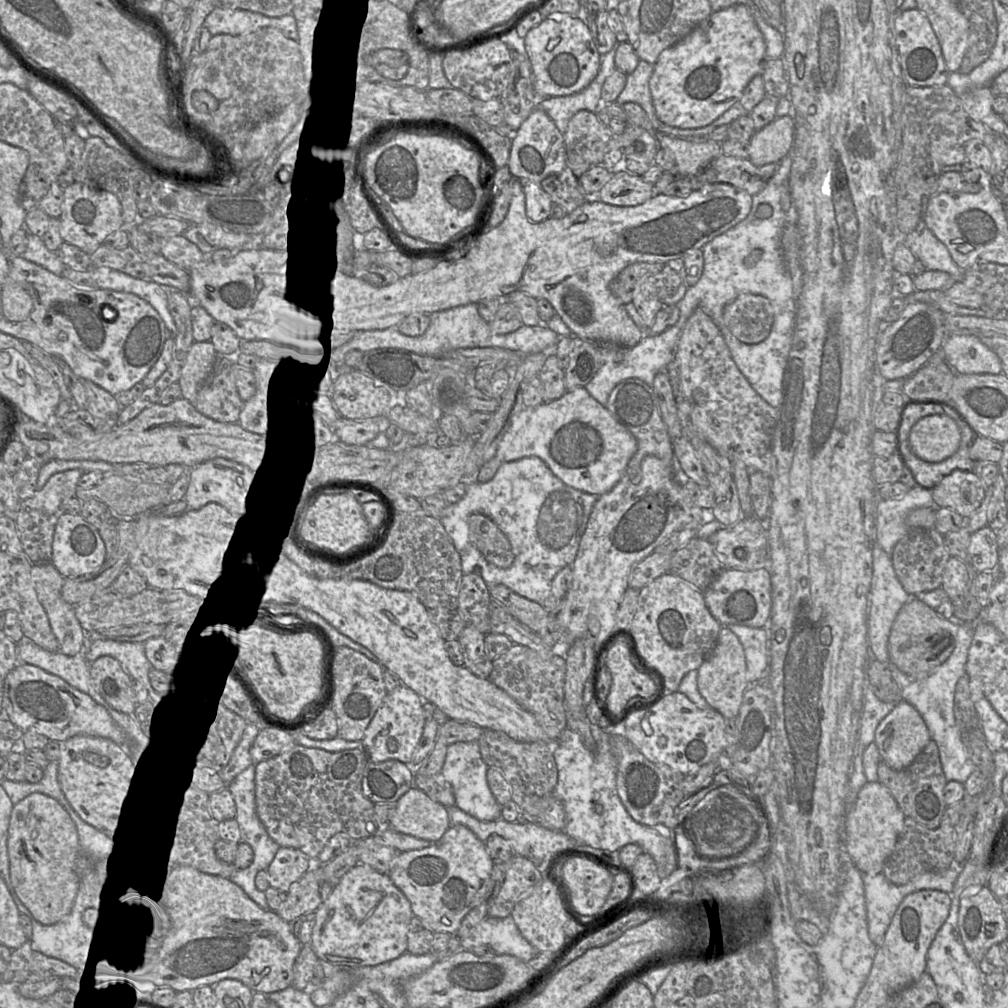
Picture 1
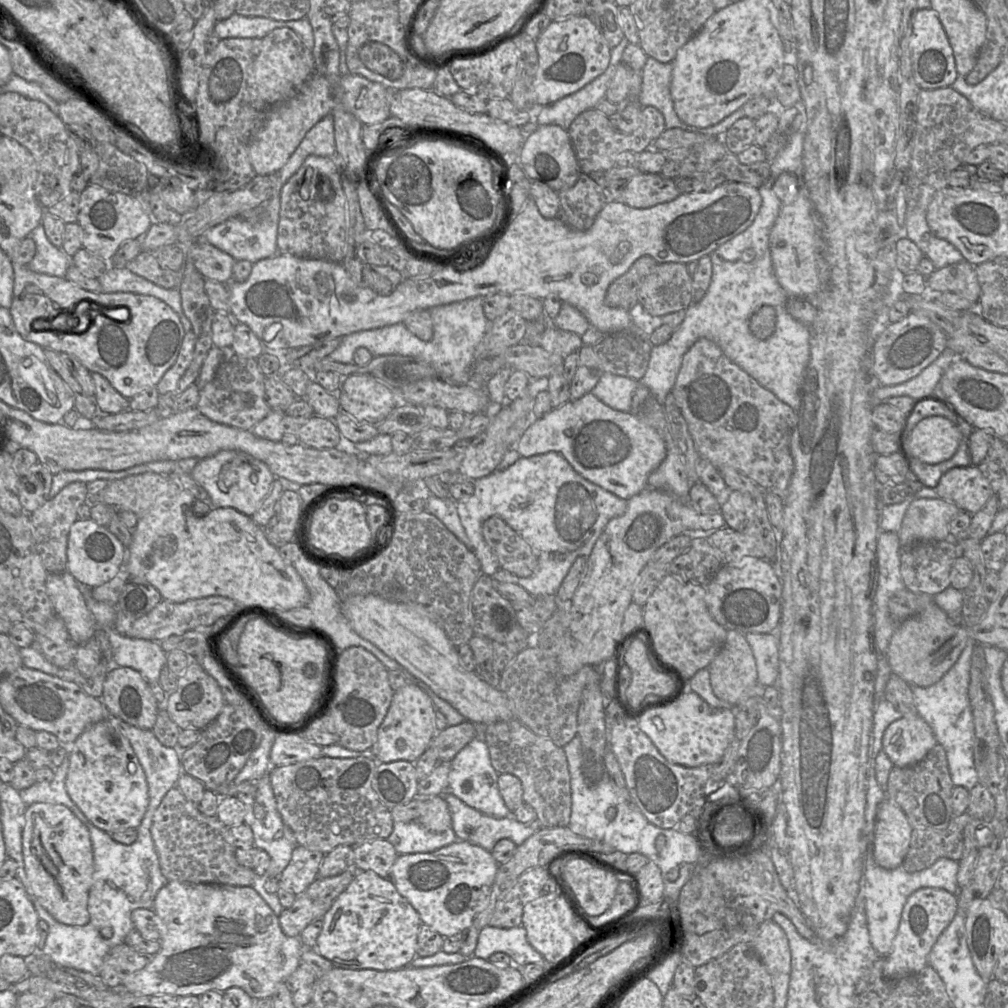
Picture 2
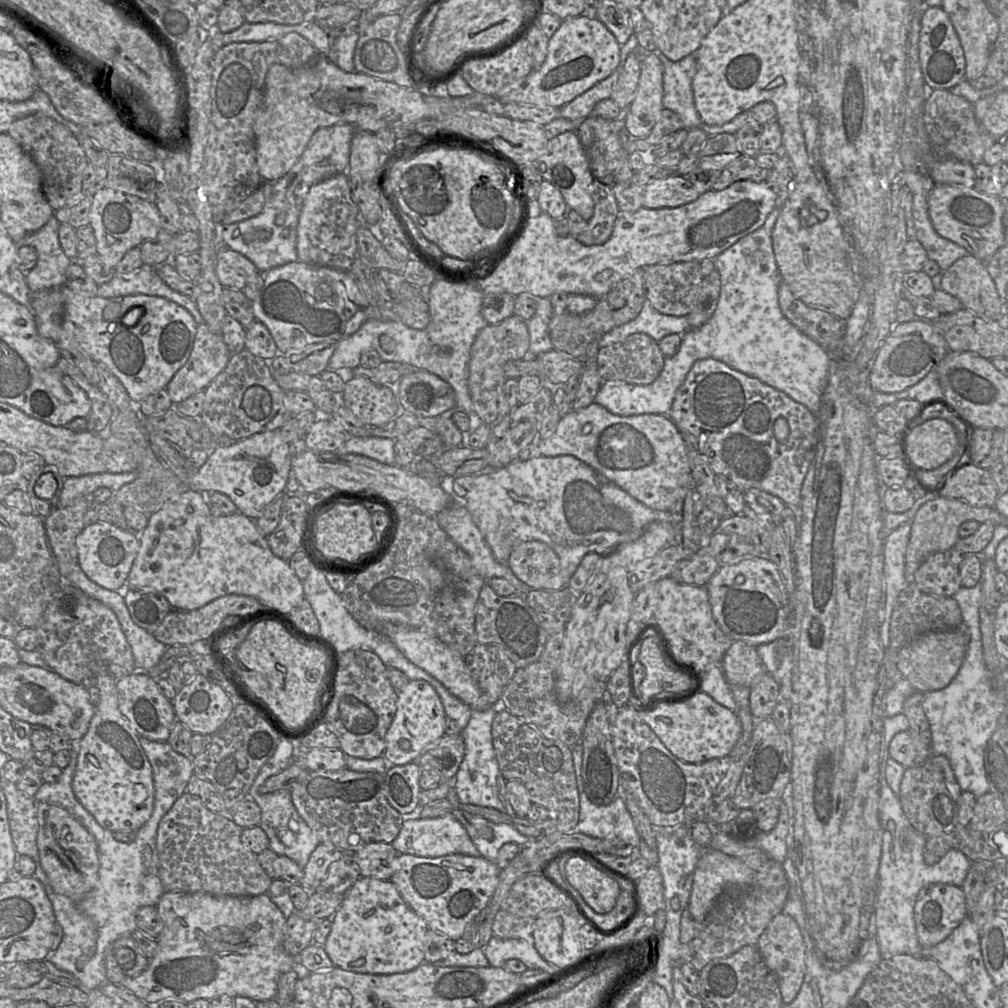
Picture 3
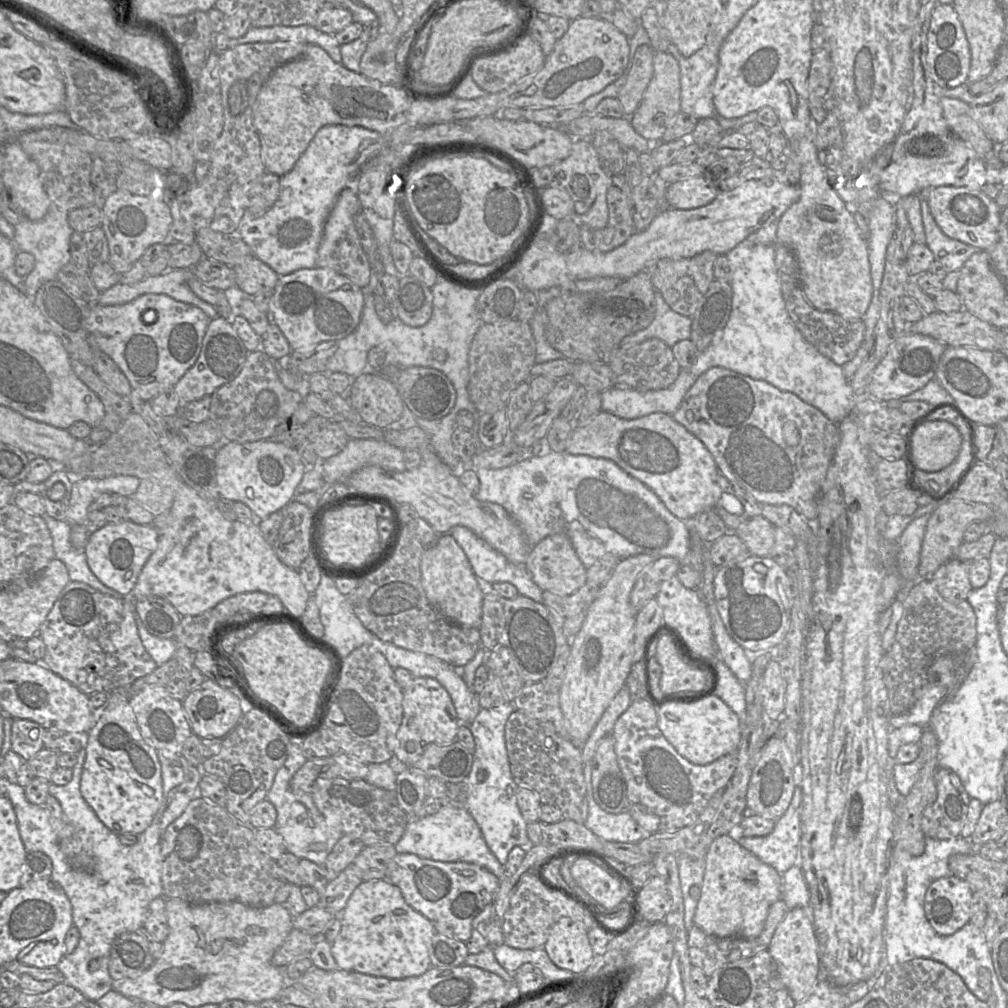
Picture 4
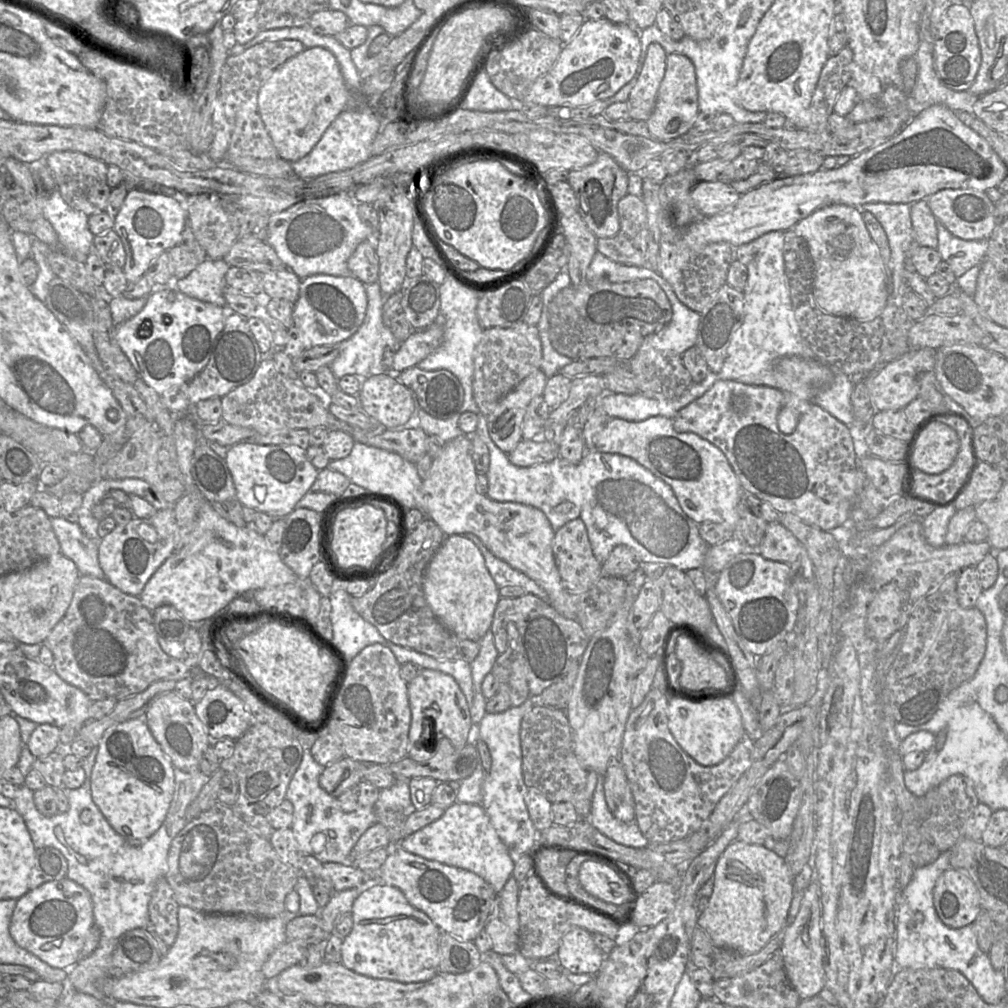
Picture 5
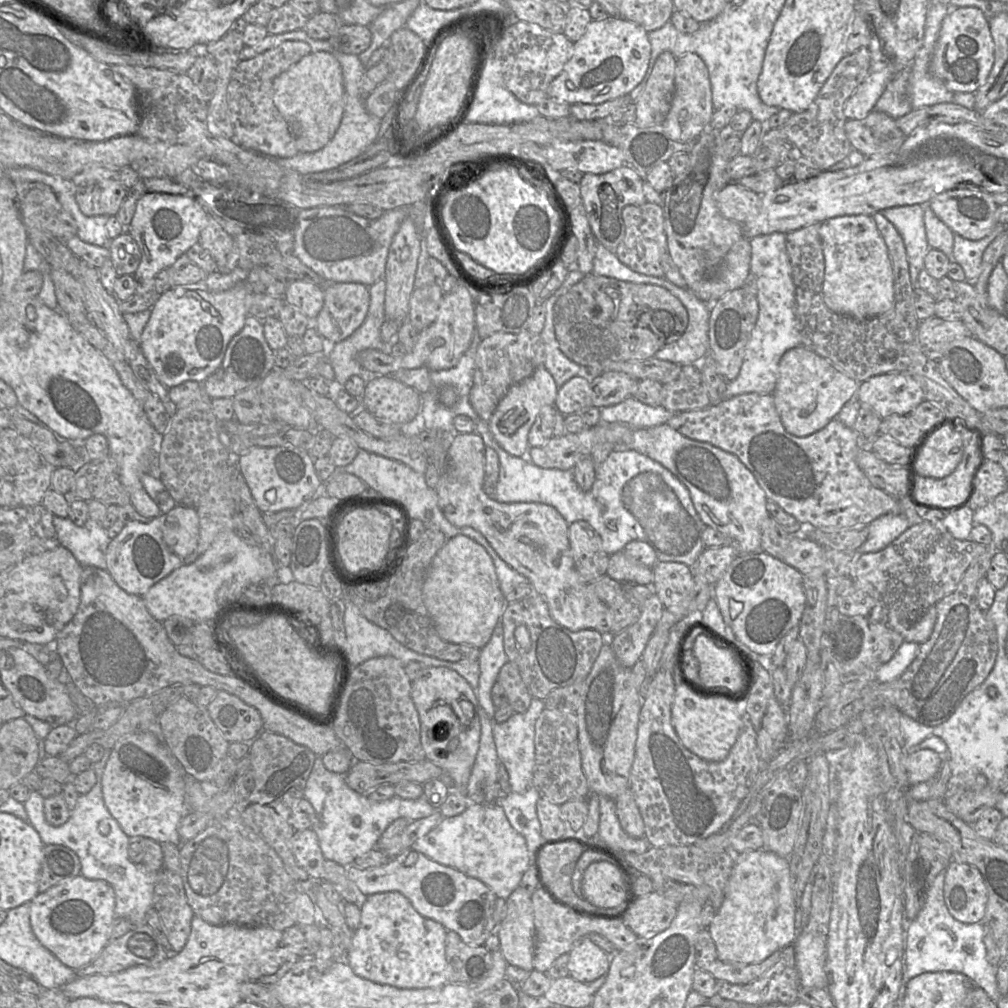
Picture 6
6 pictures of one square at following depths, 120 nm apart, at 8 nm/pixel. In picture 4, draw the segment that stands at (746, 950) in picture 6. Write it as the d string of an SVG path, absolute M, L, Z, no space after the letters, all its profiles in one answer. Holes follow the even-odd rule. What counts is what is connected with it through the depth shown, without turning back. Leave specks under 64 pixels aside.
M729 835L715 838L705 855L701 894L694 924L717 937L755 938L763 930L770 906L782 892L782 875Z

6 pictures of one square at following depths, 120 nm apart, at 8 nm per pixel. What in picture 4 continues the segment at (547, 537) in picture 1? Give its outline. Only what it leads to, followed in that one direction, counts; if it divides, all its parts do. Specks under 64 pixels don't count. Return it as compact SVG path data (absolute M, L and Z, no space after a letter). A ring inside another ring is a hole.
M551 452L500 469L475 470L480 482L474 495L477 500L501 505L519 524L532 546L547 536L566 534L586 569L607 553L620 559L638 554L654 558L674 557L682 564L689 552L690 535L686 522L675 517L650 488L611 460Z

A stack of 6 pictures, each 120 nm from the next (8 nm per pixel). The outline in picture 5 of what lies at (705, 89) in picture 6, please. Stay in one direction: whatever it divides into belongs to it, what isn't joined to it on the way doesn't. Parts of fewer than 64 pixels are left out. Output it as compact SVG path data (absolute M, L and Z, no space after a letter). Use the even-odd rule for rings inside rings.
M668 54L655 107L645 121L650 134L659 141L669 141L685 135L691 129L699 112L696 73L692 61L684 55Z

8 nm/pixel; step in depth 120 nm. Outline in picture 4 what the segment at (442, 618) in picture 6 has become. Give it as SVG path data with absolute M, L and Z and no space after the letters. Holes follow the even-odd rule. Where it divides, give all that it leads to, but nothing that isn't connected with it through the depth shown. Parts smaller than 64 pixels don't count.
M449 533L439 534L436 542L423 553L420 560L420 571L427 598L443 617L463 627L480 628L486 586L478 580L465 552Z

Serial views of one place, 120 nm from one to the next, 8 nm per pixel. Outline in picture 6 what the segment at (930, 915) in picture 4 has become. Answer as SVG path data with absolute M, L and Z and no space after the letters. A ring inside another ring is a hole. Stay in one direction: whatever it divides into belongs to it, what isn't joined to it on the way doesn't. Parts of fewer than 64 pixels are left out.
M950 861L946 868L943 895L949 913L956 920L966 924L983 920L988 891L976 866Z

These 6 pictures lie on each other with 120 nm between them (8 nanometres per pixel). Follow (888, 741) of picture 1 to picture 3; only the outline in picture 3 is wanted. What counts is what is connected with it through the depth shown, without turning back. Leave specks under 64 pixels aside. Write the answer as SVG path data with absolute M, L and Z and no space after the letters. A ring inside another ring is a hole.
M911 730L898 732L889 744L889 755L904 767L915 767L932 755L931 745L924 743Z

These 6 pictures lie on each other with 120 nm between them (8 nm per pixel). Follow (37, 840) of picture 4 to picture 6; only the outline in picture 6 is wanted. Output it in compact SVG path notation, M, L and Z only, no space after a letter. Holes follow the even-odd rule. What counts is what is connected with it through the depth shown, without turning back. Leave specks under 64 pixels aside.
M104 749L101 760L92 764L96 783L88 793L79 796L68 821L63 825L53 826L47 822L44 815L44 798L38 792L31 791L23 804L29 823L38 832L44 845L64 845L72 849L80 859L82 876L105 880L113 887L116 918L128 919L133 925L146 924L146 918L153 908L154 888L161 878L161 870L149 871L143 864L139 865L131 861L128 854L130 837L124 833L104 803L102 775L110 751L111 749Z

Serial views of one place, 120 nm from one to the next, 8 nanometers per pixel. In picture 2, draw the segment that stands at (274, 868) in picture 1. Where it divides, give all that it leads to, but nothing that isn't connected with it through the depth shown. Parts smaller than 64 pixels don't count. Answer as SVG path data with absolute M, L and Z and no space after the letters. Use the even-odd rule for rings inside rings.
M297 845L289 864L278 877L280 889L295 895L305 893L318 878L319 867L324 856L319 851Z

